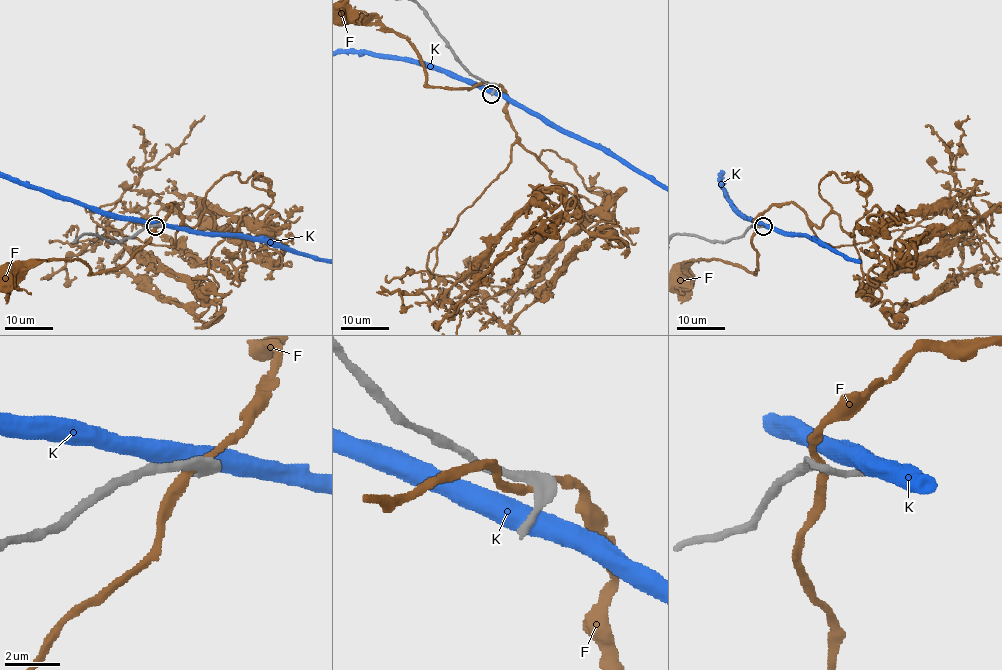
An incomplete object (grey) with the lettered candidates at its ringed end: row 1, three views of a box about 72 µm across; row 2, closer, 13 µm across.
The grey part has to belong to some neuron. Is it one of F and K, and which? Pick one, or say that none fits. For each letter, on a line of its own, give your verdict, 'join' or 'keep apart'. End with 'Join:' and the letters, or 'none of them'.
F: keep apart
K: keep apart
Join: none of them

